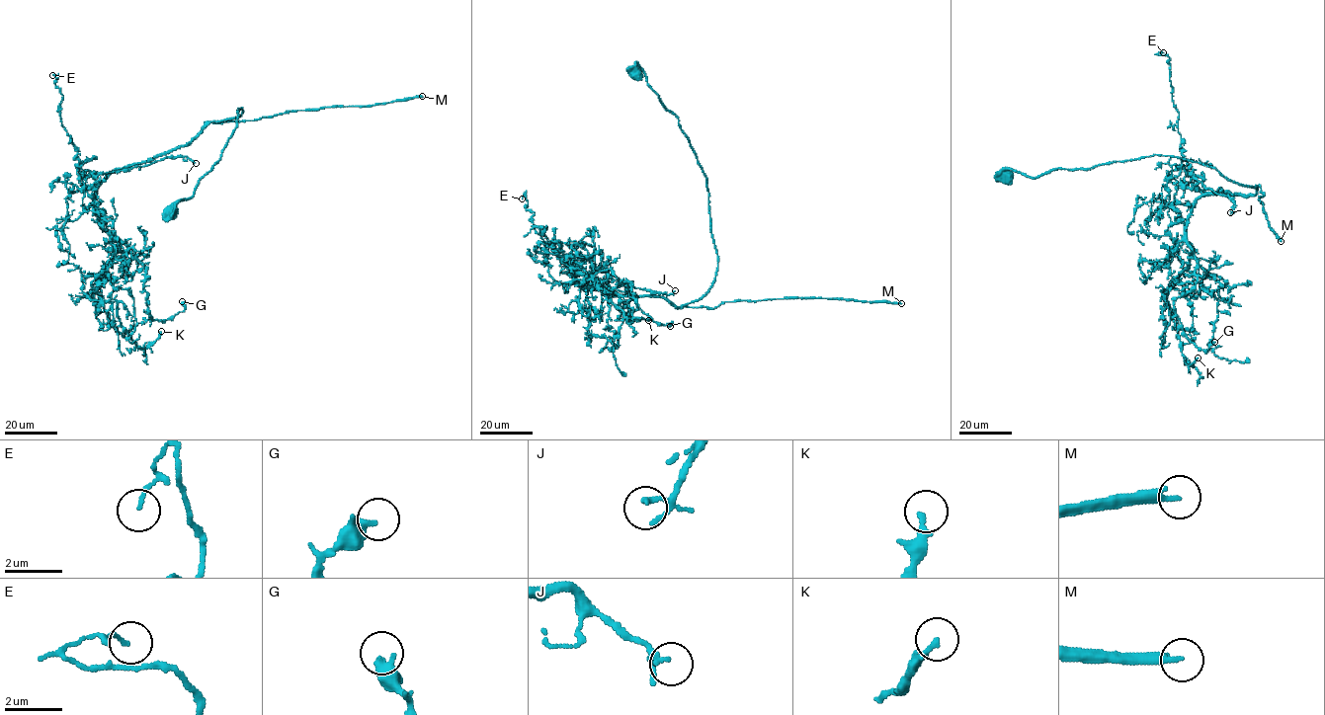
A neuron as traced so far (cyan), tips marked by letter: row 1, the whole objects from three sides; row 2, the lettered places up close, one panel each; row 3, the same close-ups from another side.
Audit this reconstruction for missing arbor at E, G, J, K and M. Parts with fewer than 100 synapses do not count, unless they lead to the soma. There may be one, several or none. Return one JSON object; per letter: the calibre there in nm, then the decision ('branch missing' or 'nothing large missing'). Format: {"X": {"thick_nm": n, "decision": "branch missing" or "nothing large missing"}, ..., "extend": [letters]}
{"E": {"thick_nm": 120, "decision": "nothing large missing"}, "G": {"thick_nm": 400, "decision": "nothing large missing"}, "J": {"thick_nm": 170, "decision": "nothing large missing"}, "K": {"thick_nm": 240, "decision": "nothing large missing"}, "M": {"thick_nm": 280, "decision": "branch missing"}, "extend": ["M"]}

